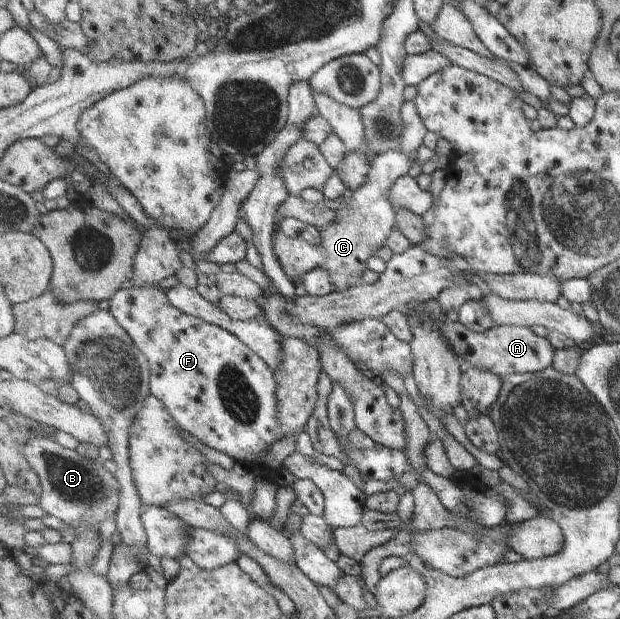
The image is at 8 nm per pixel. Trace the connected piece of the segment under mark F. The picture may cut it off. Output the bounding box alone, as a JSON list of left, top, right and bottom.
[109,285,285,481]

